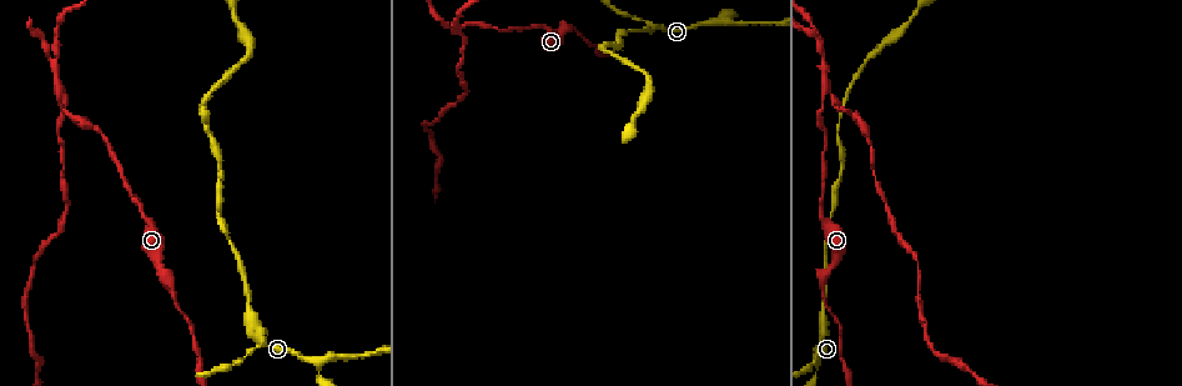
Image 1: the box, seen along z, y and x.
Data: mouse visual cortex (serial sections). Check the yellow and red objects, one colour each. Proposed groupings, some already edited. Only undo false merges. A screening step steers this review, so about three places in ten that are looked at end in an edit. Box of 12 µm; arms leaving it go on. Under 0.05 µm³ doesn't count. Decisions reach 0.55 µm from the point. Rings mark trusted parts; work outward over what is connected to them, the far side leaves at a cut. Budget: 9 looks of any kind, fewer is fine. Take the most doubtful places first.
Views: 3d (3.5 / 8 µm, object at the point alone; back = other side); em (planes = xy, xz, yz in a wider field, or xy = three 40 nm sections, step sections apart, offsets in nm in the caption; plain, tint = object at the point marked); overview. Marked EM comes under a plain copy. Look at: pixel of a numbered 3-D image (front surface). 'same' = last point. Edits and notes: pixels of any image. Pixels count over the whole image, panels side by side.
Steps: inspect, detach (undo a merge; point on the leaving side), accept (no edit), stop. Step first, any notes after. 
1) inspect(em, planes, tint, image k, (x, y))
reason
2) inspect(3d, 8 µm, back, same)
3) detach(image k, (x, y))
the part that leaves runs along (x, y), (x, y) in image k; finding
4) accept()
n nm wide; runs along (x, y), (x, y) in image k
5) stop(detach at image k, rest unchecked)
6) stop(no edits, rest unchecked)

inspect(3d, 3.5 µm, image 1, (62, 91))
three-way junction

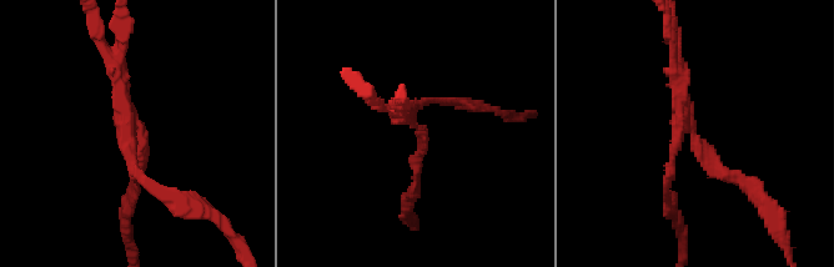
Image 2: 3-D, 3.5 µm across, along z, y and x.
inspect(em, planes, tint, image 2, (130, 128))
3 arms; arms of 150, 150, 200 nm; now the EM

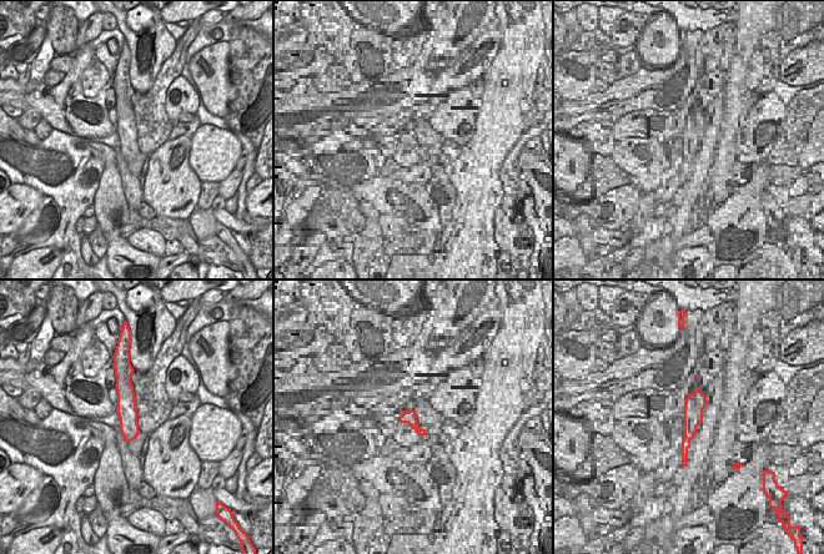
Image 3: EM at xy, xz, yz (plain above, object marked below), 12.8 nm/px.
detach(image 2, (714, 169))
260 nm wide; the part that leaves runs along (692, 132), (708, 162), (769, 212) in image 2; a second cell is stuck on

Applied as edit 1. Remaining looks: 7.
inspect(3d, 3.5 µm, image 1, (717, 20))
thin neck

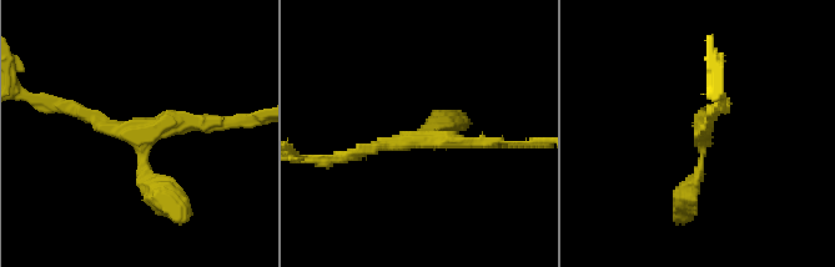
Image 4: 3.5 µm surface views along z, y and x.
inspect(em, xy, step 3, tint, image 4, (137, 135))

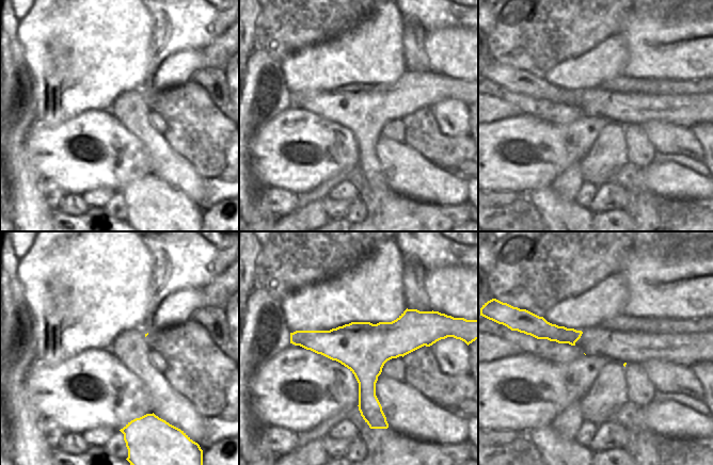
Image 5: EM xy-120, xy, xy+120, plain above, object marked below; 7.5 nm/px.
accept()
arms of 150, 150, 250 nm; runs along (63, 106), (135, 134), (174, 206) in image 4; continuous, no second cell

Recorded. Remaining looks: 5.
inspect(overview)

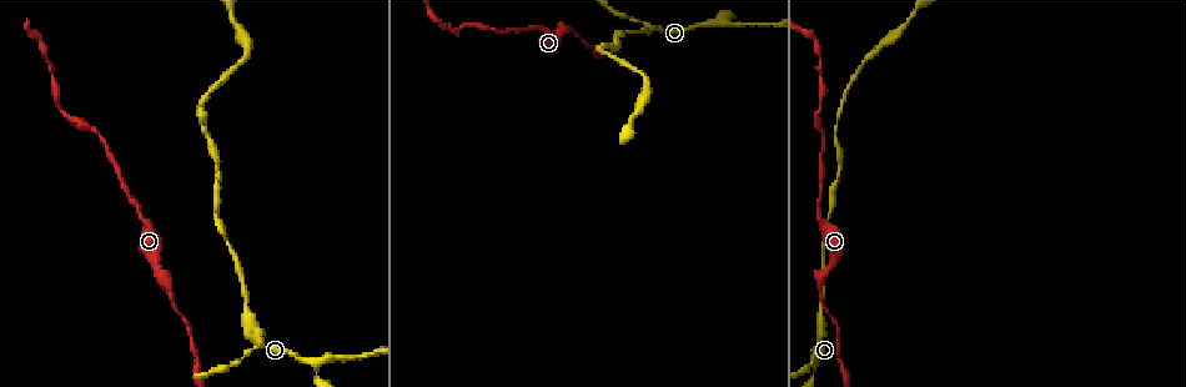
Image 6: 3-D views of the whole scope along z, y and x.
inspect(3d, 3.5 µm, image 6, (172, 293))
thick turns thin

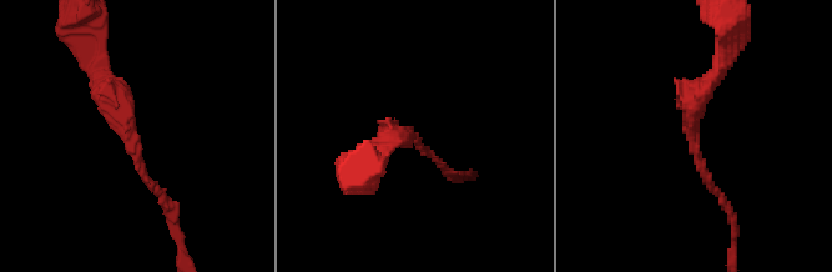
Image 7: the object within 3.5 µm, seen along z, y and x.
inspect(em, planes, tint, image 7, (131, 139))
arms of 100, 200 nm; now the EM

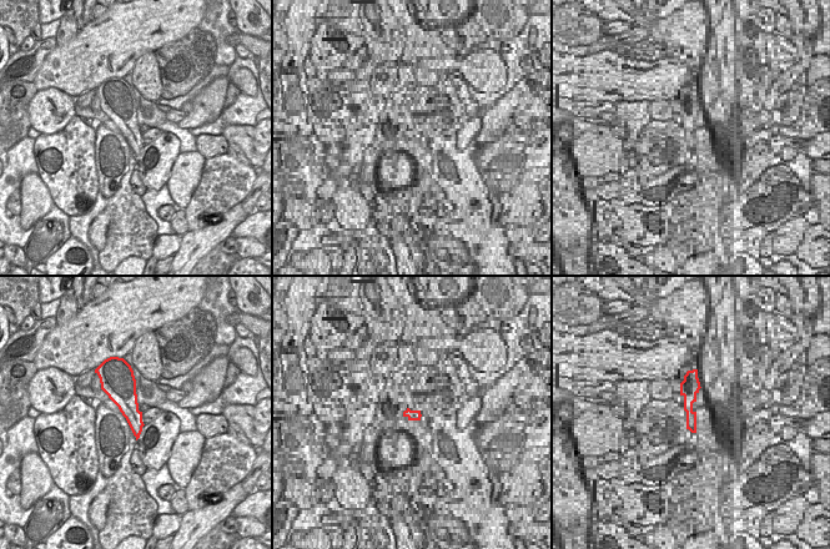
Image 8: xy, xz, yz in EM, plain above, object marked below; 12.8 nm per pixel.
accept()
300 nm wide; runs along (97, 72), (162, 204) in image 7; all the same cell

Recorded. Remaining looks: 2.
inspect(3d, 8 µm, image 6, (810, 362))
thin neck

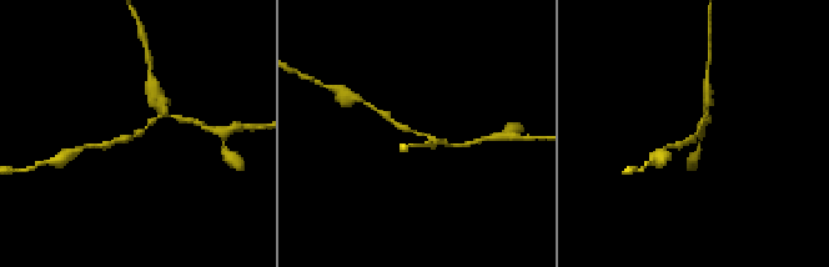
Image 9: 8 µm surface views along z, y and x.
inspect(em, xy, step 1, tint, image 9, (421, 133))
arms of 150, 200 nm; now the EM

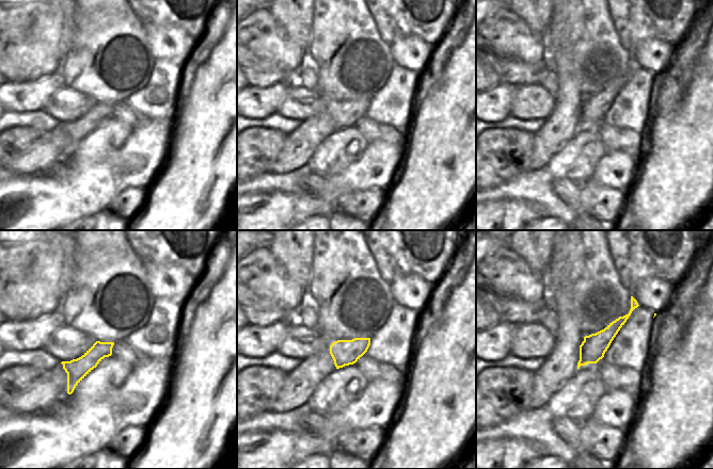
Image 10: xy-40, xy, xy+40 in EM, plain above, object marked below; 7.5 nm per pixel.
accept()
runs along (170, 115), (166, 111), (146, 129), (111, 144) in image 9; continuous, no second cell

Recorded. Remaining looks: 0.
stop(detach at image 2, rest unchecked)

